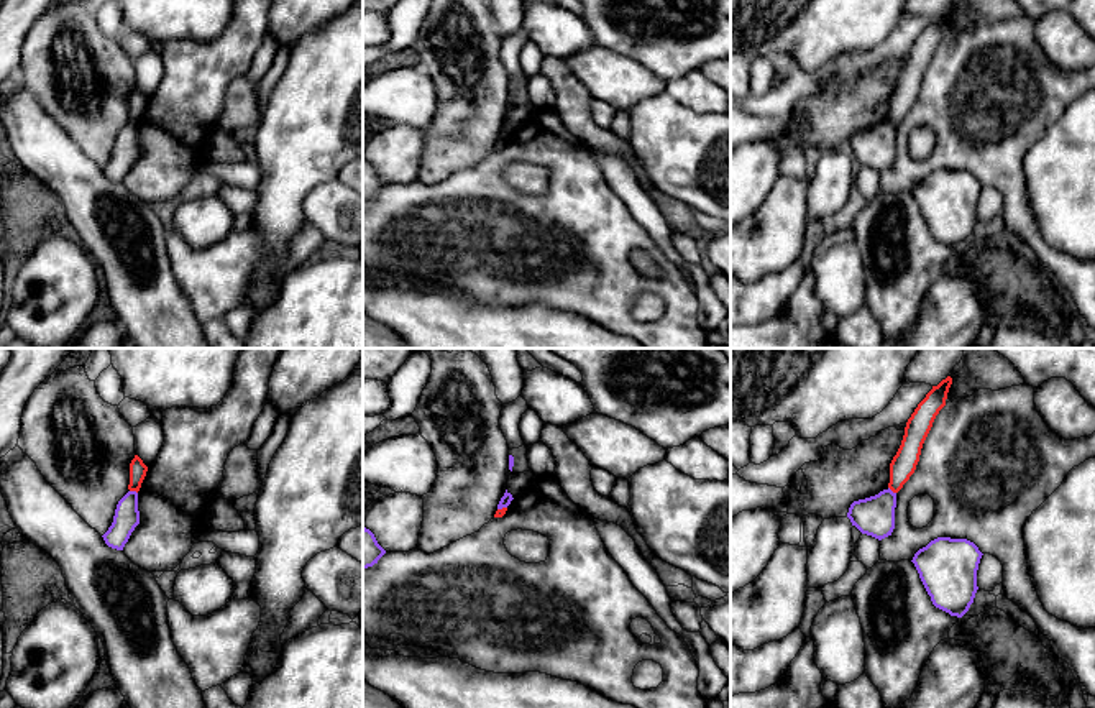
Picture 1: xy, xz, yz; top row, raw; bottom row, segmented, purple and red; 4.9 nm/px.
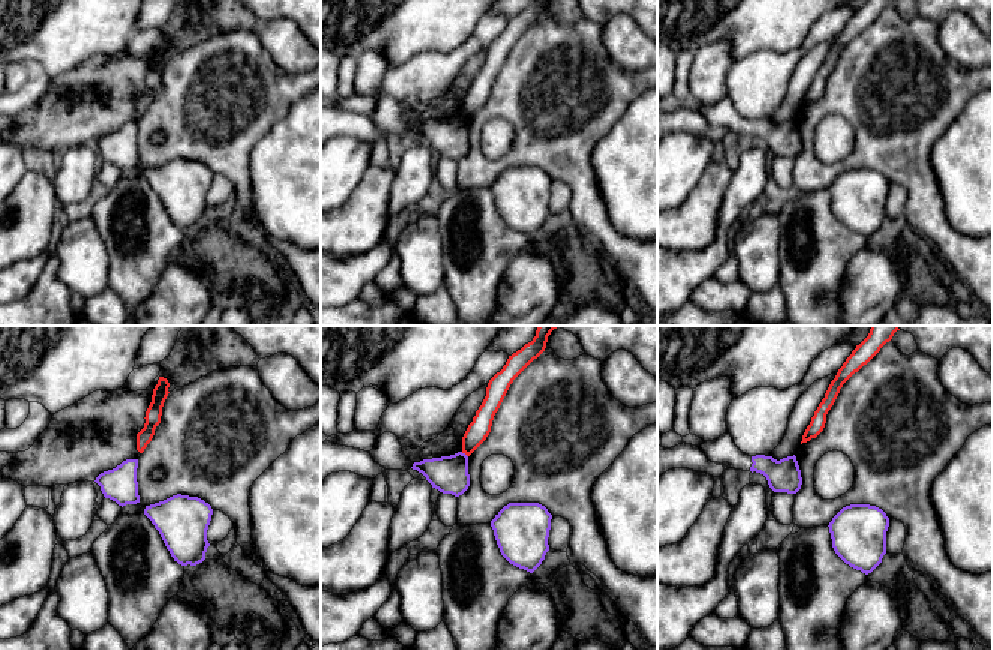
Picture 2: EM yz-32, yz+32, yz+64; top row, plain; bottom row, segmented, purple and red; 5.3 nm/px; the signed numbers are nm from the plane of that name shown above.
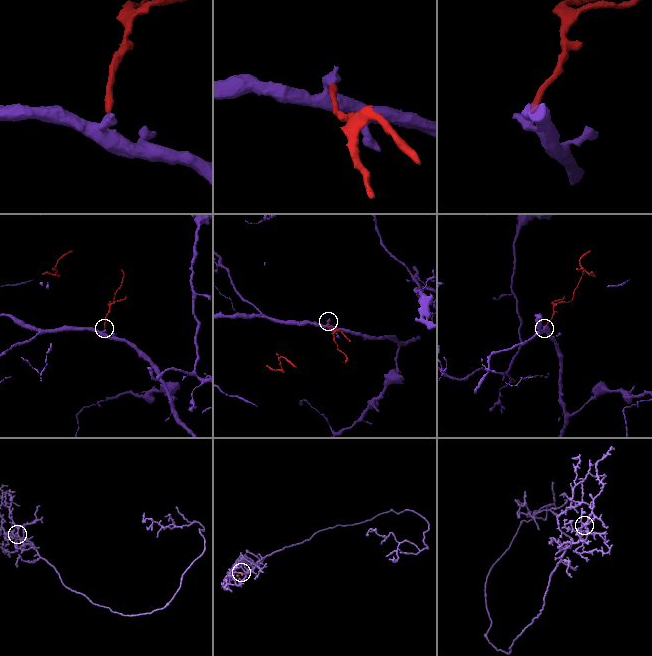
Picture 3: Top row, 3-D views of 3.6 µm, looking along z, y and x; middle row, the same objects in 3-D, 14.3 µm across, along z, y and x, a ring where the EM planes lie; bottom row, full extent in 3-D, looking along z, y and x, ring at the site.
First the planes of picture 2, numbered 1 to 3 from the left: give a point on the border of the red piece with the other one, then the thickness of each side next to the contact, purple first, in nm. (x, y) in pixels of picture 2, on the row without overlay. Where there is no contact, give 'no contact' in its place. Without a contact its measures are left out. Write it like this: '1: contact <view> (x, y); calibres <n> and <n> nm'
1: no contact
2: contact yz+32 (464, 117); calibres 200 and 120 nm
3: no contact

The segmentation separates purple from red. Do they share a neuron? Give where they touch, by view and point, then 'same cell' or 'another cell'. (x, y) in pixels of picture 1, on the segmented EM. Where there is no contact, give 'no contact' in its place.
xy (133, 491) | another cell

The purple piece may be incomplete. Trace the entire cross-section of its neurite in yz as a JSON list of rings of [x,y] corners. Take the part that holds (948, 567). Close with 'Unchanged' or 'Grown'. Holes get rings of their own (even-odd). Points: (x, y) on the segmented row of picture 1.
[[[937,537],[919,549],[911,562],[932,605],[951,616],[962,618],[978,590],[977,570],[982,555],[967,539]]]. Unchanged

